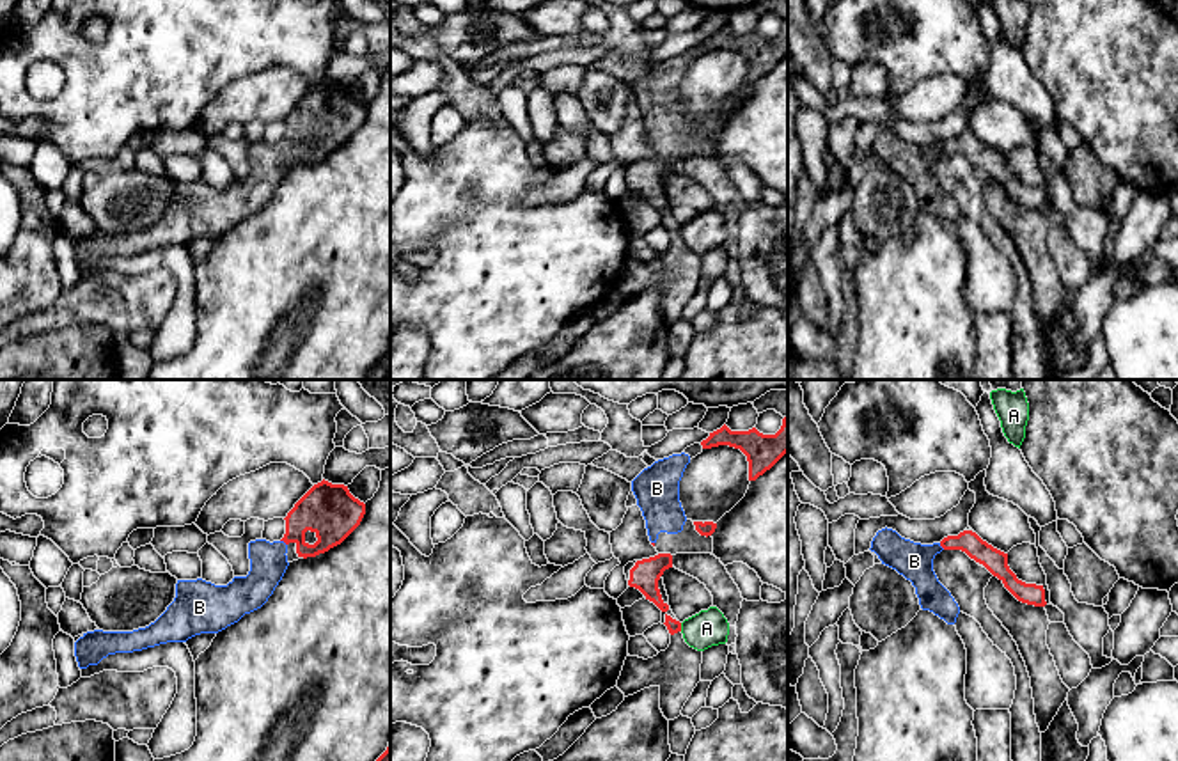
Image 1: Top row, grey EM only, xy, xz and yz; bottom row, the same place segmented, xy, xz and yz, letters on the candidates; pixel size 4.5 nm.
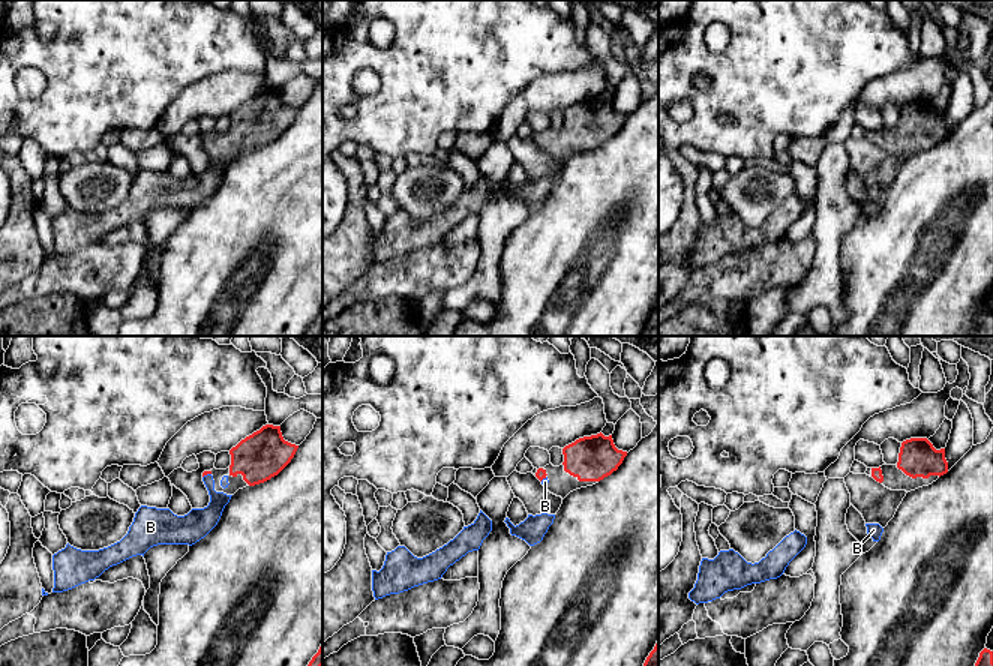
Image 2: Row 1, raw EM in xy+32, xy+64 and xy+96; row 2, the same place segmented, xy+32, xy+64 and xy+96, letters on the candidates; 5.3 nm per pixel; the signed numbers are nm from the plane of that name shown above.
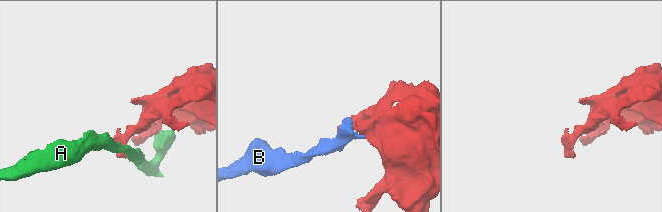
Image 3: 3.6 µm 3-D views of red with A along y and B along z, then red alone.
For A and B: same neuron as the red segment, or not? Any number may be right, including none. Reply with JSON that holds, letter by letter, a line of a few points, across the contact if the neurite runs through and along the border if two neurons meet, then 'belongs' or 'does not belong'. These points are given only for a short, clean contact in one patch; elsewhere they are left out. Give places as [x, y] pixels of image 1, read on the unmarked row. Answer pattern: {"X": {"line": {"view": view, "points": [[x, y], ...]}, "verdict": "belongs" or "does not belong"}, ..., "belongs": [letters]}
{"A": {"line": {"view": "xz", "points": [[680, 226], [682, 233]]}, "verdict": "does not belong"}, "B": {"verdict": "belongs"}, "belongs": ["B"]}

